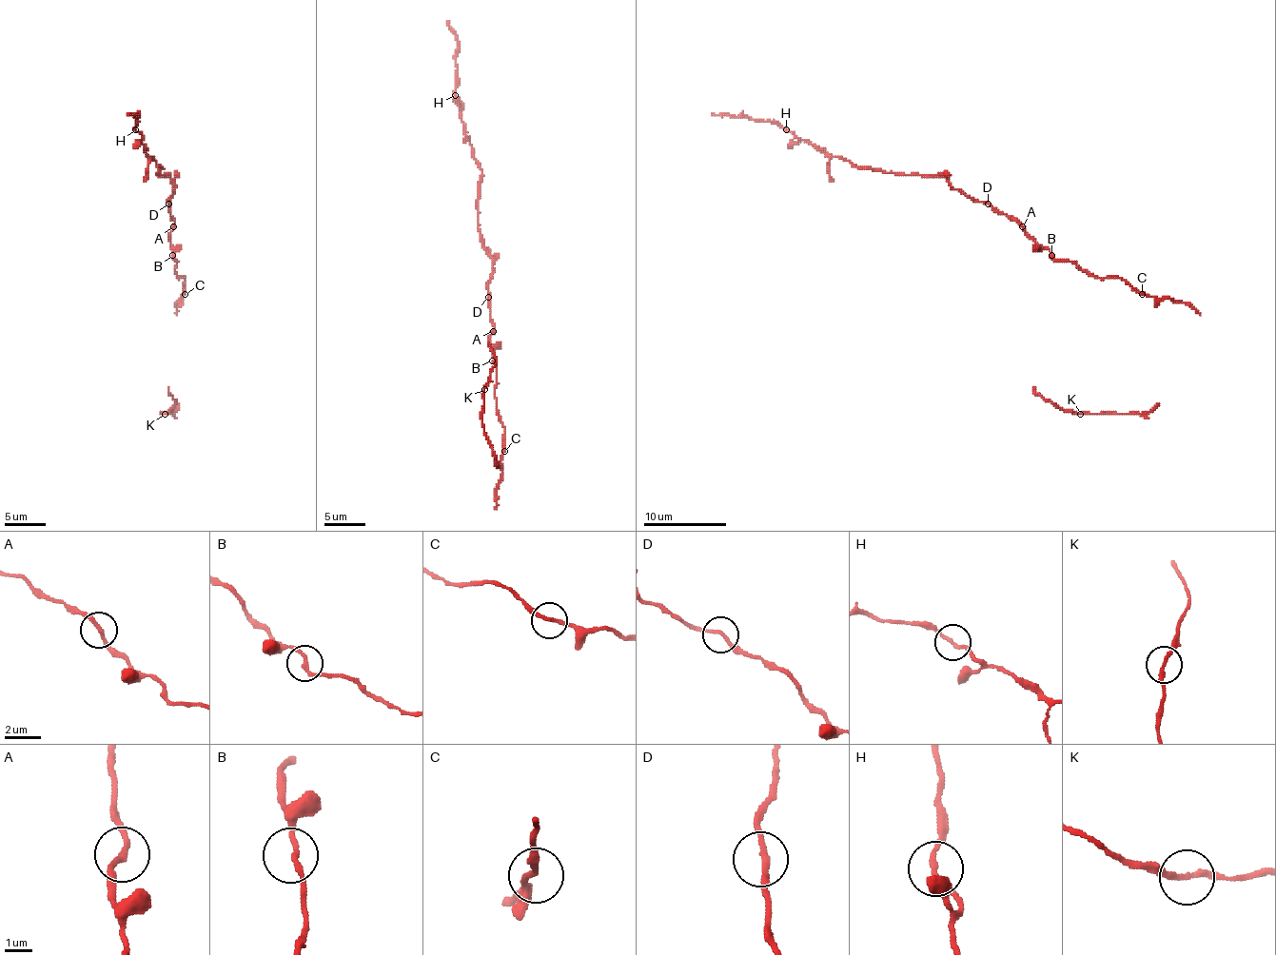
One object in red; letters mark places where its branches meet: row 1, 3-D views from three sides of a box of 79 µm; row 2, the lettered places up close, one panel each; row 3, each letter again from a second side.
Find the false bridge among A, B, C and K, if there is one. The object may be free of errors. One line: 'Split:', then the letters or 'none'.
Split: none

